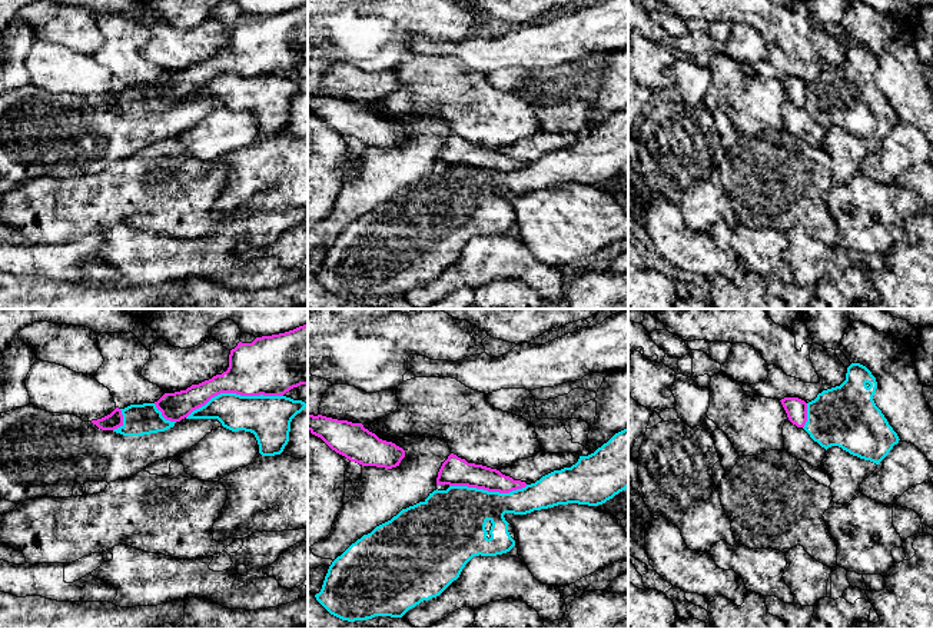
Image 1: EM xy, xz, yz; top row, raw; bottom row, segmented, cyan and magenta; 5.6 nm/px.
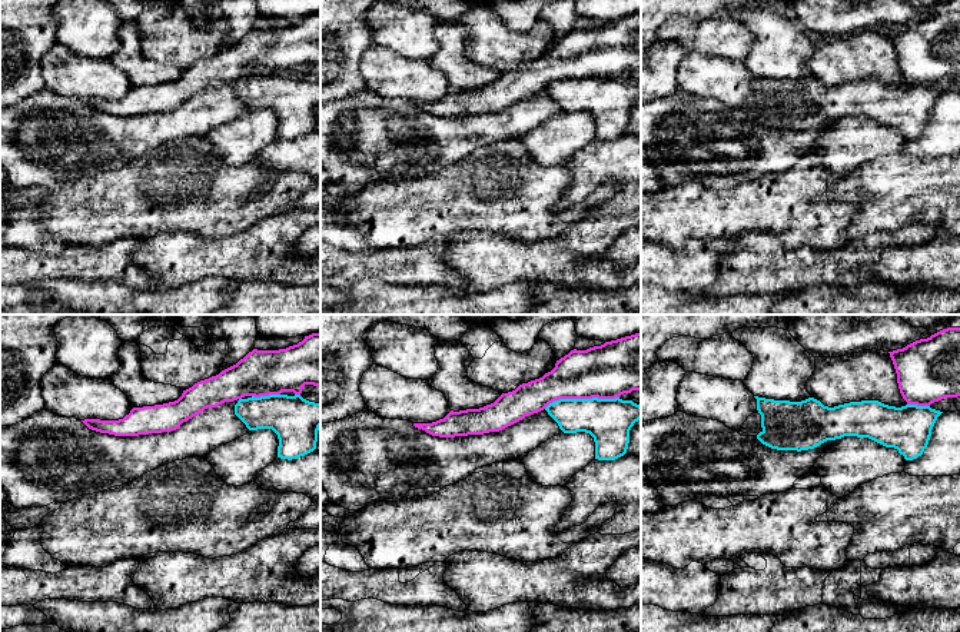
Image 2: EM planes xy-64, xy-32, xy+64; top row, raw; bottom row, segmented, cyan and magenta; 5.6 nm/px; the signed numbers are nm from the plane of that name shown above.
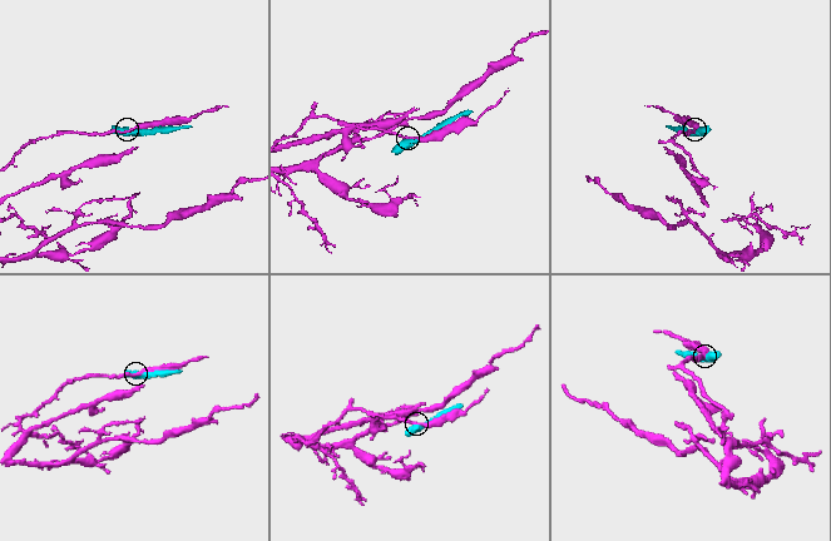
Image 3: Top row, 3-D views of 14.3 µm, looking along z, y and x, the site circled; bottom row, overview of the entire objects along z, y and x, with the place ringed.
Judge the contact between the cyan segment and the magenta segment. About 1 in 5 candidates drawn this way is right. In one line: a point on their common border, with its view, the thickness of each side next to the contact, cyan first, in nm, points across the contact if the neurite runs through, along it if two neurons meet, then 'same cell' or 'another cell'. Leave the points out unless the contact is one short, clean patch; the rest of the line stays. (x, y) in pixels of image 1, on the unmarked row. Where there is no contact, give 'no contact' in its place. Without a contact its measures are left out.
xy (233, 73) | 240/320 nm | another cell

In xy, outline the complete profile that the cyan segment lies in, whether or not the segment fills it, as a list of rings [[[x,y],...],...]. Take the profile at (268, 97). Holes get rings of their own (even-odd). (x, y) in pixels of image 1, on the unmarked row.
[[[220,73],[186,99],[218,99],[223,107],[255,114],[262,136],[280,134],[289,122],[290,101],[308,84],[286,76]]]

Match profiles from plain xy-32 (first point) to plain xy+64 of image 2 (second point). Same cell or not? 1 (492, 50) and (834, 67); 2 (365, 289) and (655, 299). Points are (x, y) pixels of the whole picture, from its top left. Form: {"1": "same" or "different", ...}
{"1": "same", "2": "same"}

